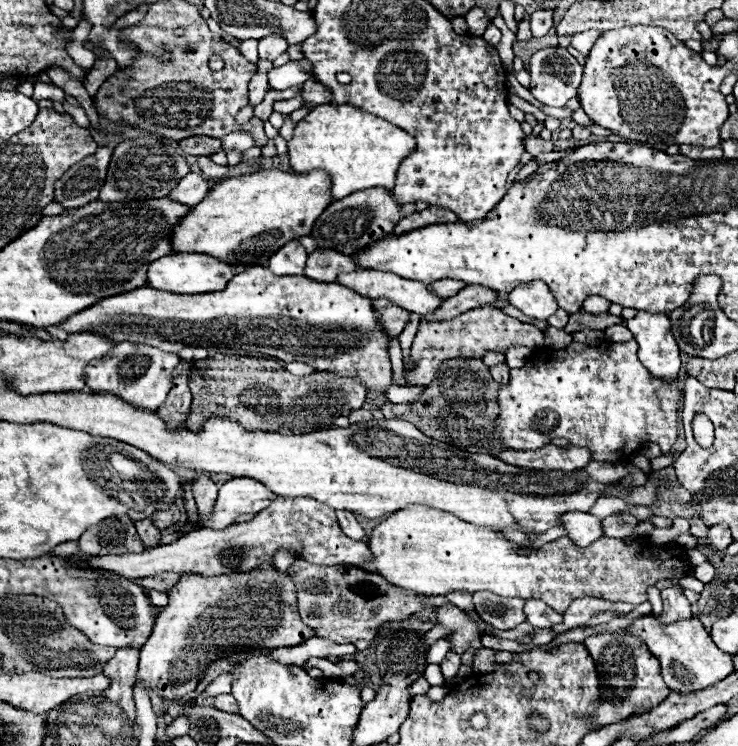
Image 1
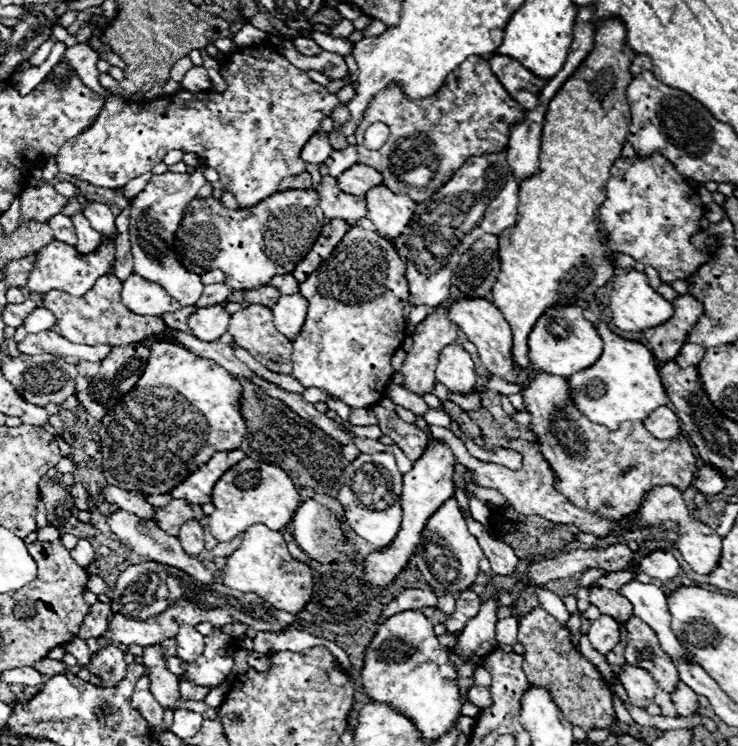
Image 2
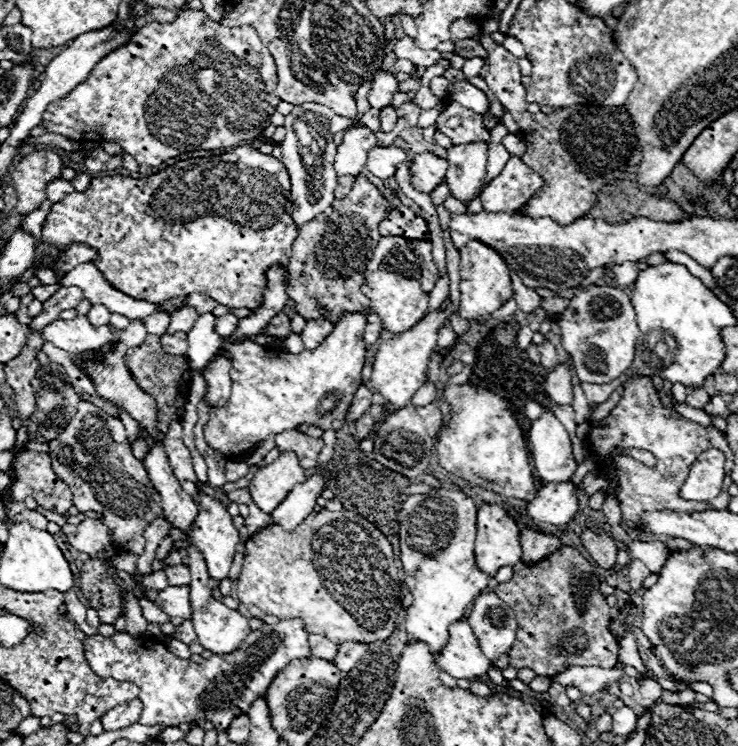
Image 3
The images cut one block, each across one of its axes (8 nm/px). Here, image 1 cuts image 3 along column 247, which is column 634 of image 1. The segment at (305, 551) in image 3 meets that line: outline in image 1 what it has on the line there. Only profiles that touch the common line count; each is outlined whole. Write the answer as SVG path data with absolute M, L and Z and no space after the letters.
M408 506L388 516L372 530L372 536L368 538L372 560L358 568L380 574L392 586L420 594L438 596L452 590L474 594L490 590L504 598L524 598L528 622L534 628L550 628L552 624L562 622L560 614L566 612L574 598L594 596L612 602L642 604L648 600L648 586L670 578L674 572L684 578L690 566L684 548L662 548L654 554L650 542L640 540L634 540L628 546L618 538L600 538L600 542L580 548L562 536L542 548L532 548L530 554L524 556L514 552L516 546L518 544L504 540L498 530L470 526L448 512L432 510L428 506Z

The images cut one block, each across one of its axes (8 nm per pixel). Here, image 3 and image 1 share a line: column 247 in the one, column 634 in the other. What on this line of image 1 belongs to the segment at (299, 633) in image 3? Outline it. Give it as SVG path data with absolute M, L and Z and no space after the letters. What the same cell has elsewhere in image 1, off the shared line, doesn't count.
M618 630L612 634L590 636L584 640L584 646L594 660L600 678L600 702L596 702L592 712L592 720L596 724L608 726L622 722L630 718L638 708L658 706L670 694L660 676L660 662L656 662L644 642L640 642L636 636L628 636L624 630Z

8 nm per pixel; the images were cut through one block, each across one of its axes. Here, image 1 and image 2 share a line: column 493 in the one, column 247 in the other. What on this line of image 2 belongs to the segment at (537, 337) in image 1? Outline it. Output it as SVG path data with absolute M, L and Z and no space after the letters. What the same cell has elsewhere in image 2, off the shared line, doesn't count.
M250 304L230 318L230 328L228 332L234 336L234 342L248 350L262 366L276 374L290 374L292 372L292 342L280 334L274 324L272 324L272 312L266 306Z

